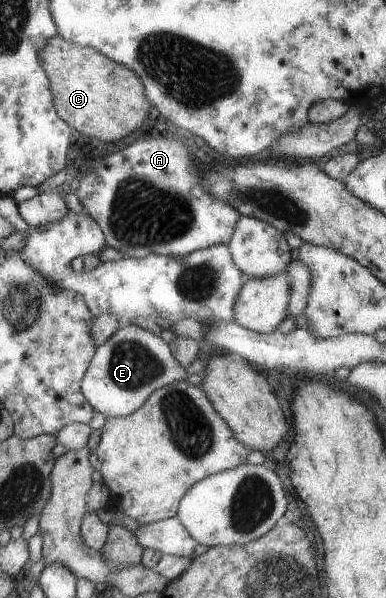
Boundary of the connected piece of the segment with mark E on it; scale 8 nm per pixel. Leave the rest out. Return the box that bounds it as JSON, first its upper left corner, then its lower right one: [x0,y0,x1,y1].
[80,323,187,417]

